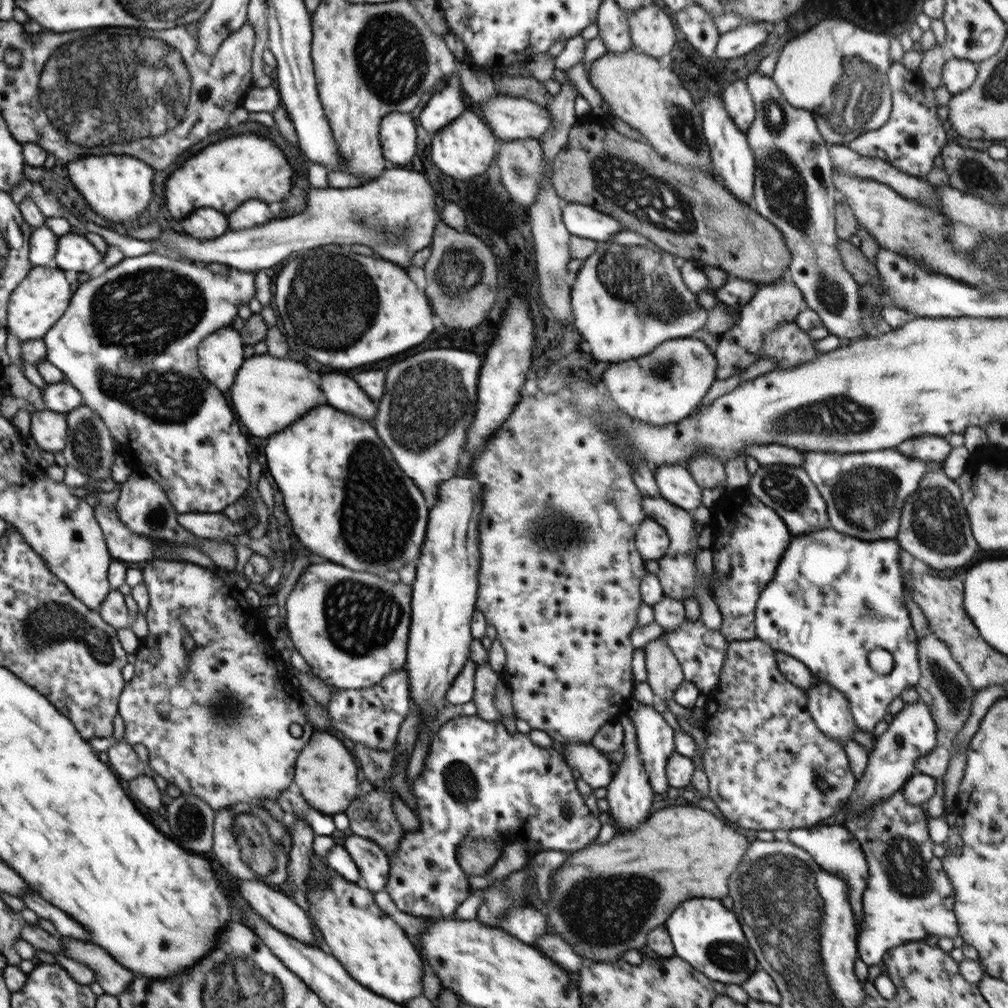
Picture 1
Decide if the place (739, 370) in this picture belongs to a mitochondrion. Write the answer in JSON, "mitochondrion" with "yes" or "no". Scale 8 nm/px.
{"mitochondrion":"no"}

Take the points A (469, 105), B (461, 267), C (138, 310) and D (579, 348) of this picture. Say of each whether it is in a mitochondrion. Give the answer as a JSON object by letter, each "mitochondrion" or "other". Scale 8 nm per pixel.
{"A":"other","B":"mitochondrion","C":"mitochondrion","D":"other"}

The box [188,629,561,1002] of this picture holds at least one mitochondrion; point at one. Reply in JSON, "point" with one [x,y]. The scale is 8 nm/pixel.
{"point":[257,842]}

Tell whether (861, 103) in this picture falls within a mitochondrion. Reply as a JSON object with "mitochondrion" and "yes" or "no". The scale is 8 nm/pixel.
{"mitochondrion":"yes"}

